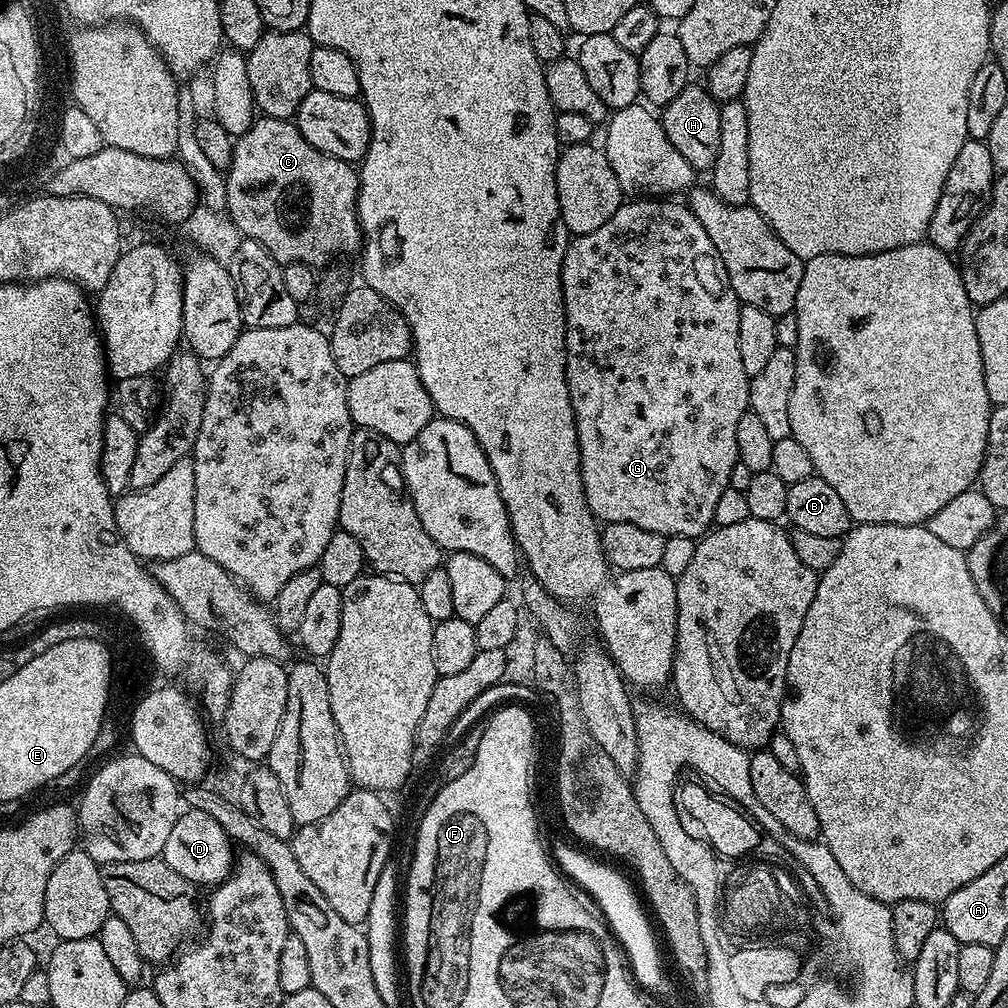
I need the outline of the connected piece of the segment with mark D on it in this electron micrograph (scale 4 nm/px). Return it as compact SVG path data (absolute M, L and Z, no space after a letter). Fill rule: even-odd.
M188 808L181 811L180 817L174 822L174 830L170 830L170 838L166 838L162 858L170 870L182 874L182 878L197 886L215 886L231 876L234 867L234 842L210 818L210 814L202 814L202 810Z

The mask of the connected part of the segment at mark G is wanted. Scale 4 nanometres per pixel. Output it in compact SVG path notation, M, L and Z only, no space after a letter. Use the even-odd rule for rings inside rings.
M632 198L621 203L618 210L598 230L575 237L569 243L560 284L564 287L564 317L566 318L566 382L576 419L576 433L580 447L580 473L584 487L584 501L597 521L604 524L630 522L654 534L691 536L699 538L713 527L714 509L730 482L730 470L739 461L738 441L735 438L742 414L749 411L749 377L742 367L742 353L738 350L738 322L740 300L725 279L724 263L710 242L710 234L702 222L683 203L672 204L668 198Z

